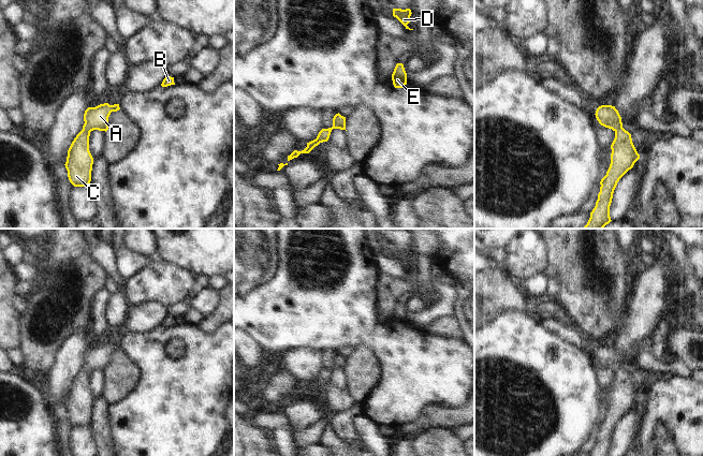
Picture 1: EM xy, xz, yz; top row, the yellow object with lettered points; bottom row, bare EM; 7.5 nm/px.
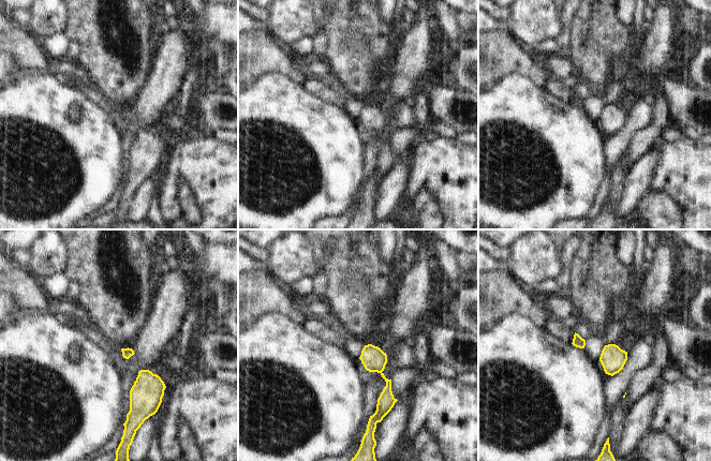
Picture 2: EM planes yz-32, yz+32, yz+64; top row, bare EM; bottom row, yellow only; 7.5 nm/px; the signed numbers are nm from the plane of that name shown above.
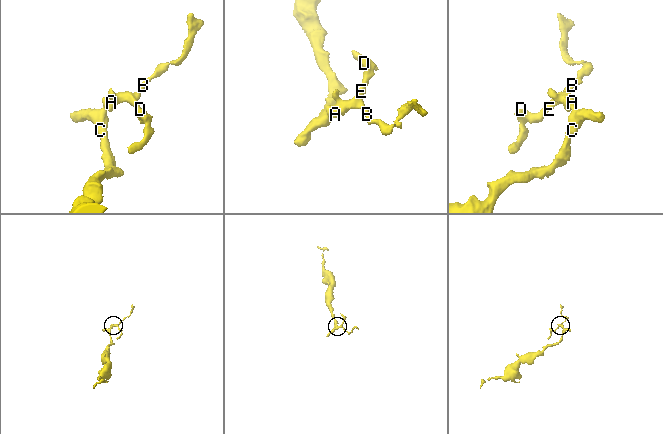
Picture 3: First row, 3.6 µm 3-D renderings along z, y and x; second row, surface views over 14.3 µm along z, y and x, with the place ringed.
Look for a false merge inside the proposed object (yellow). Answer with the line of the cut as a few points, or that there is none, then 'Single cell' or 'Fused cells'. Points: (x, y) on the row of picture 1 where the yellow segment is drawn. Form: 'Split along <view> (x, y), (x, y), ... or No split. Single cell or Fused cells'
No split. Single cell

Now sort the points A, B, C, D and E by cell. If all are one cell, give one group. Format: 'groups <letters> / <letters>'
groups A B C D E

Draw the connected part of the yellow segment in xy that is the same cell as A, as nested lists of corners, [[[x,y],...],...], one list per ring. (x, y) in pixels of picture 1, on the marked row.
[[[104,103],[85,111],[83,130],[72,142],[64,164],[69,180],[74,187],[86,187],[91,181],[93,158],[89,151],[90,132],[93,130],[106,132],[111,113],[119,109],[119,104]]]

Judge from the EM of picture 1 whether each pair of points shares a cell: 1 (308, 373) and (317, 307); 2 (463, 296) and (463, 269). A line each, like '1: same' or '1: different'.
1: different
2: different

